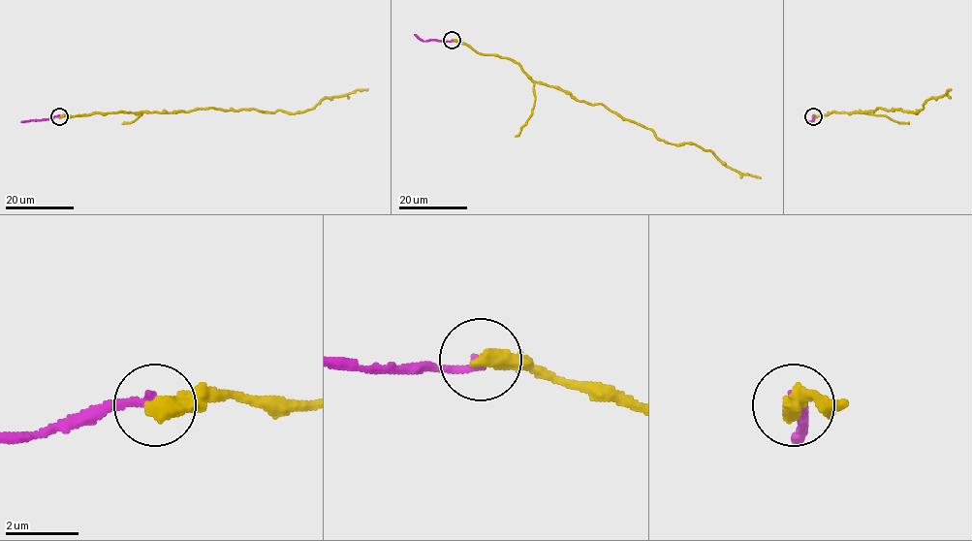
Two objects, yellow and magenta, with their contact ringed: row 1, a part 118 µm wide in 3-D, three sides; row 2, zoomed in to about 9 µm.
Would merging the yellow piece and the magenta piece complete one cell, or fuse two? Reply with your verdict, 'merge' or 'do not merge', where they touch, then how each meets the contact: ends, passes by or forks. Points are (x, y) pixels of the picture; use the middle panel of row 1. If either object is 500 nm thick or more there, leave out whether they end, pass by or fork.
merge; at (452, 40)

